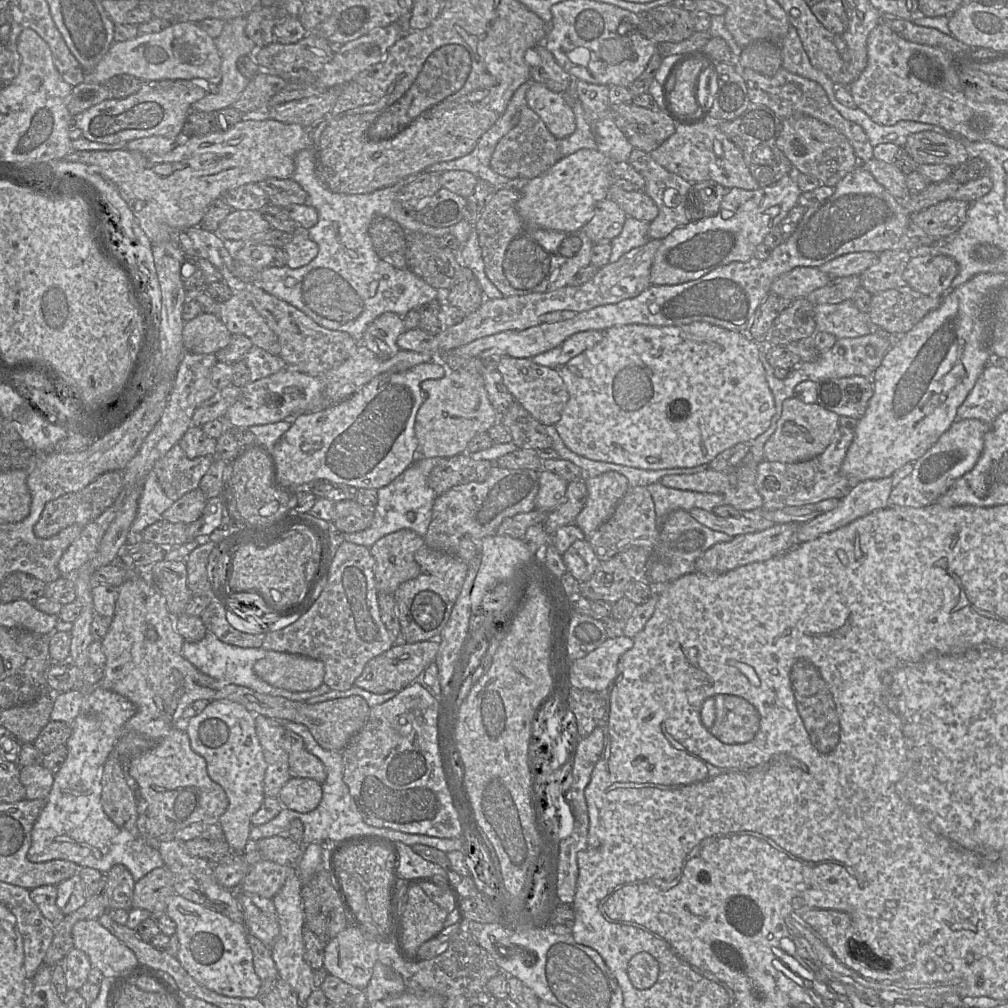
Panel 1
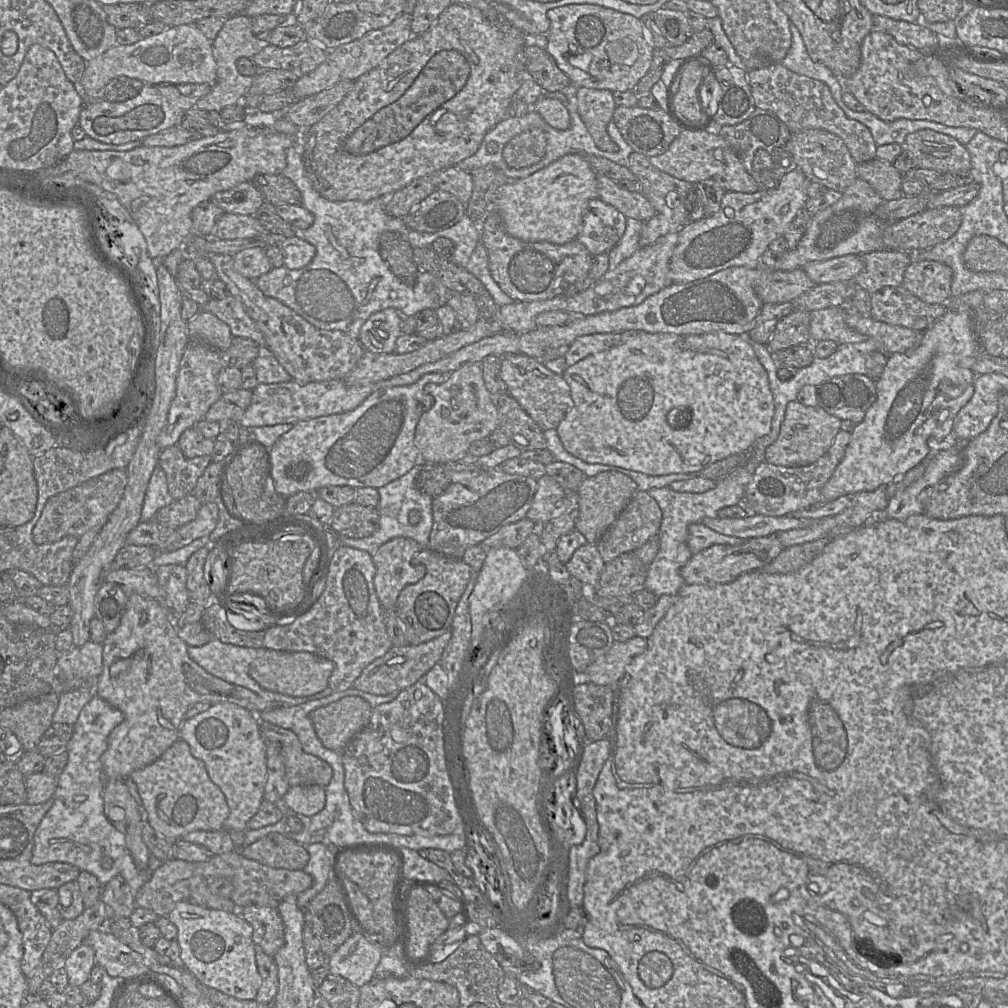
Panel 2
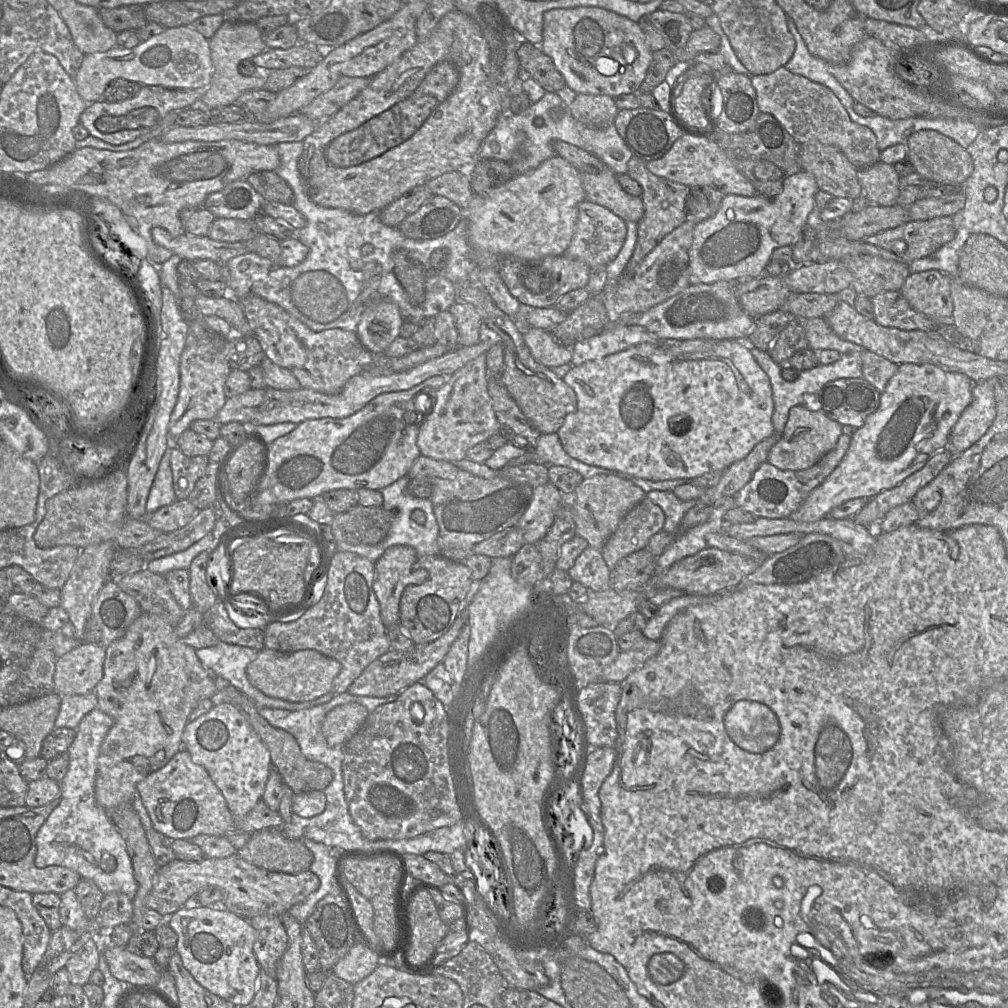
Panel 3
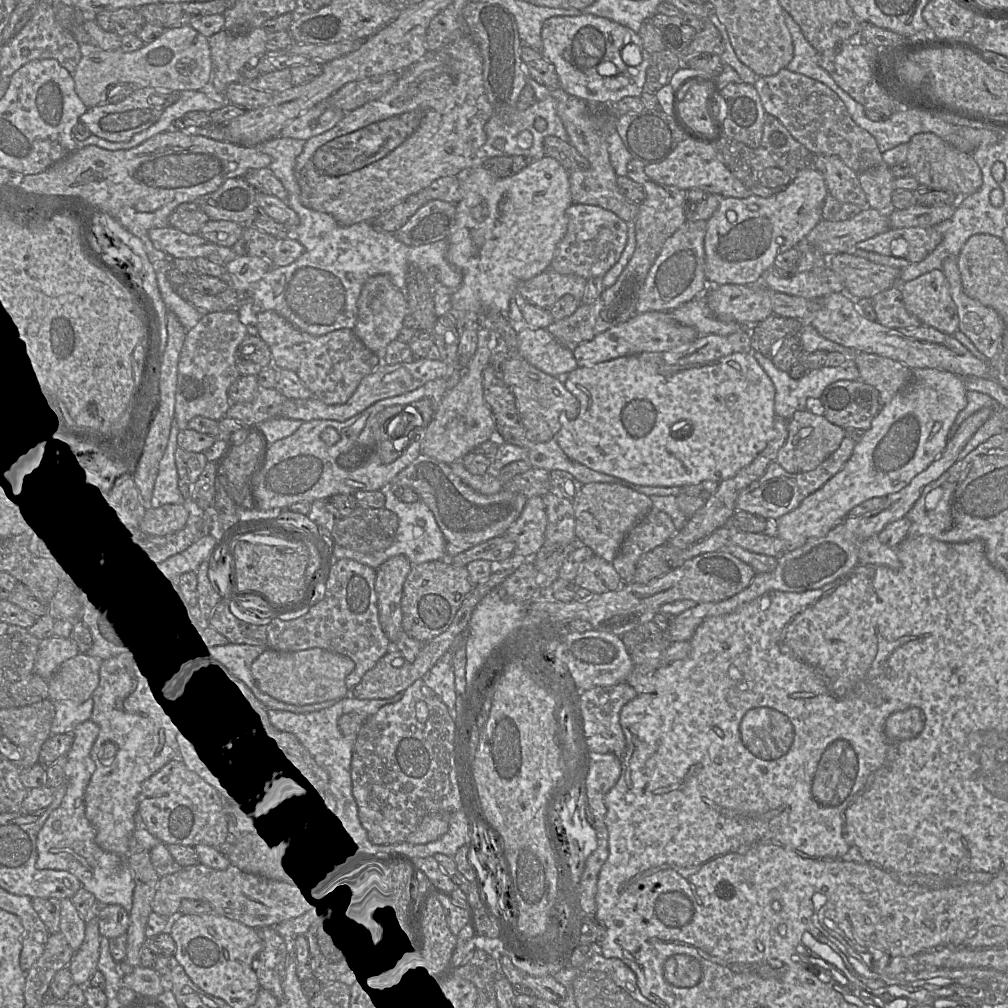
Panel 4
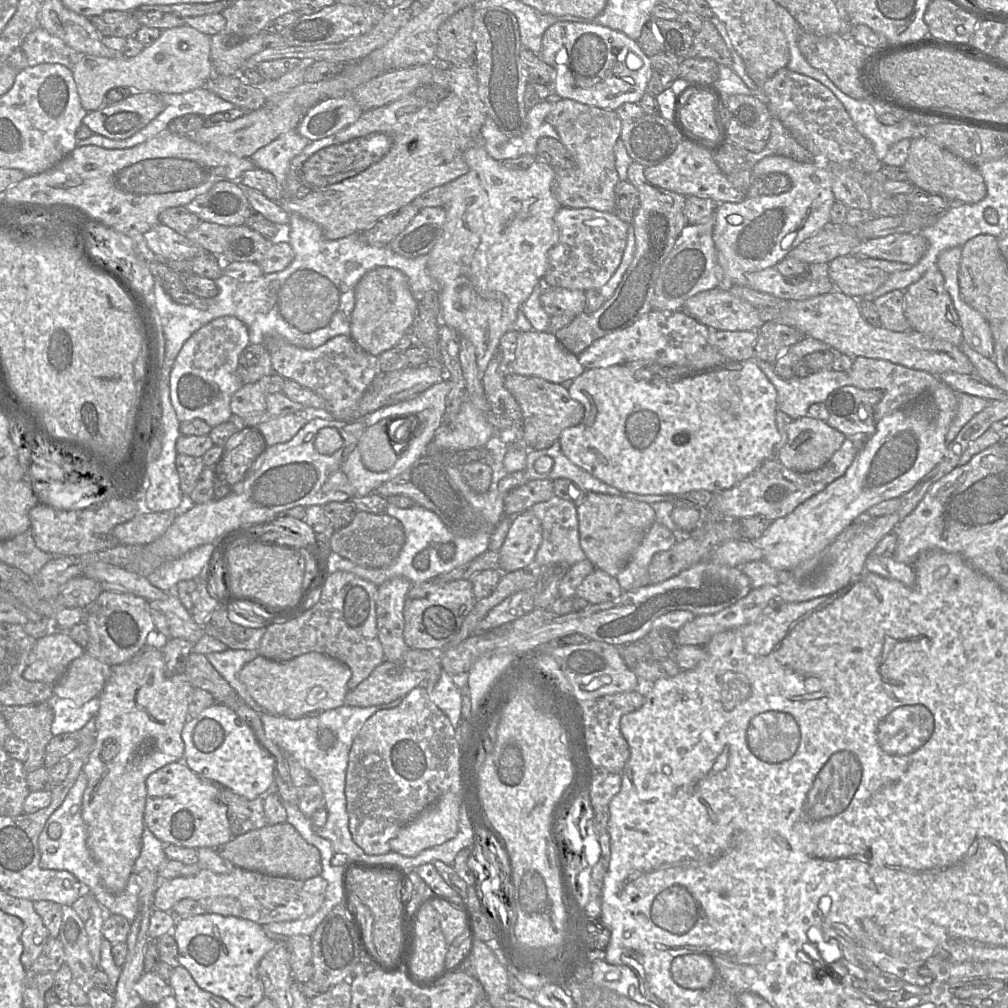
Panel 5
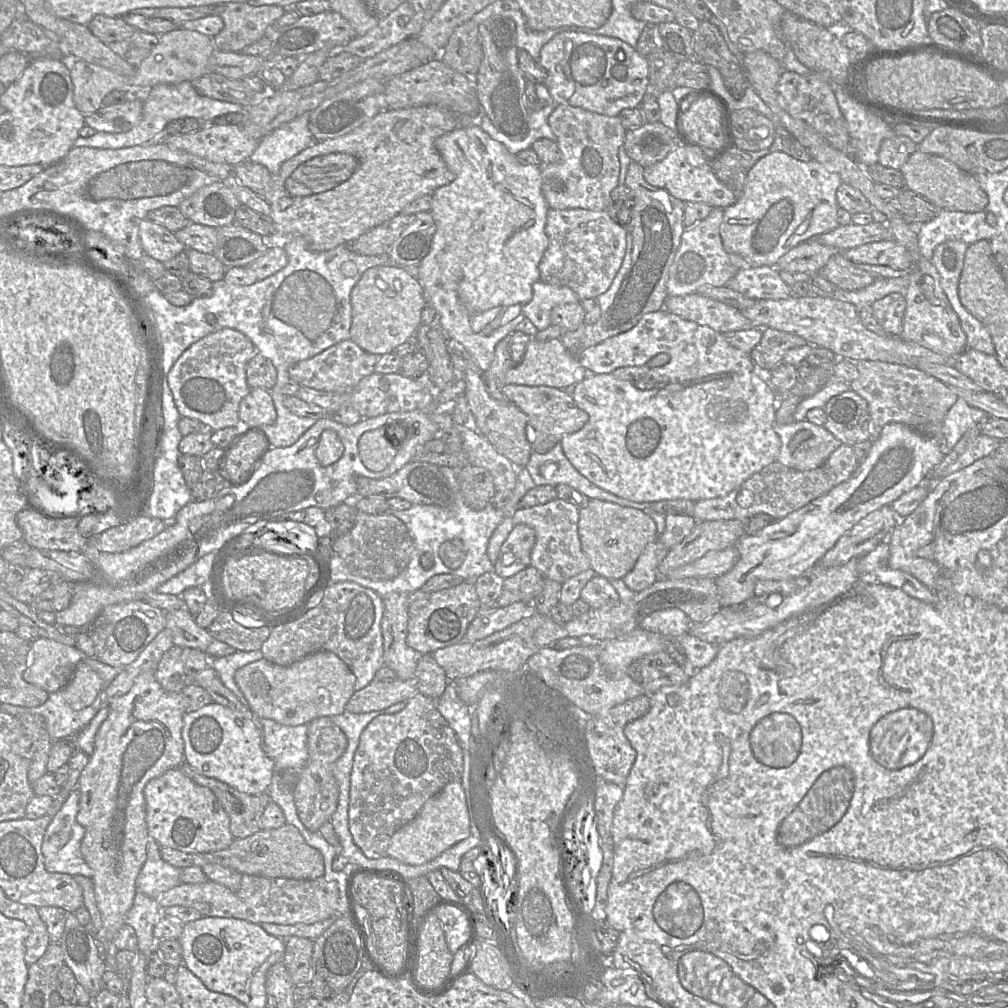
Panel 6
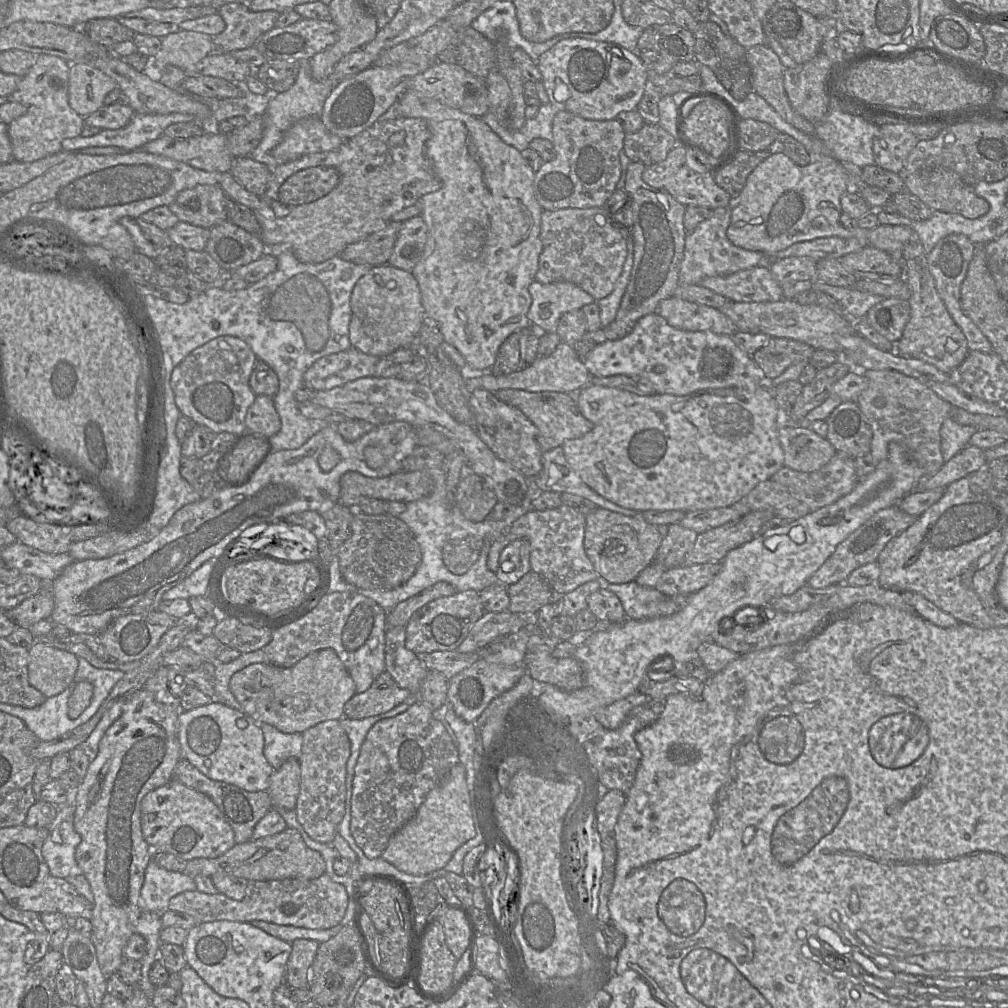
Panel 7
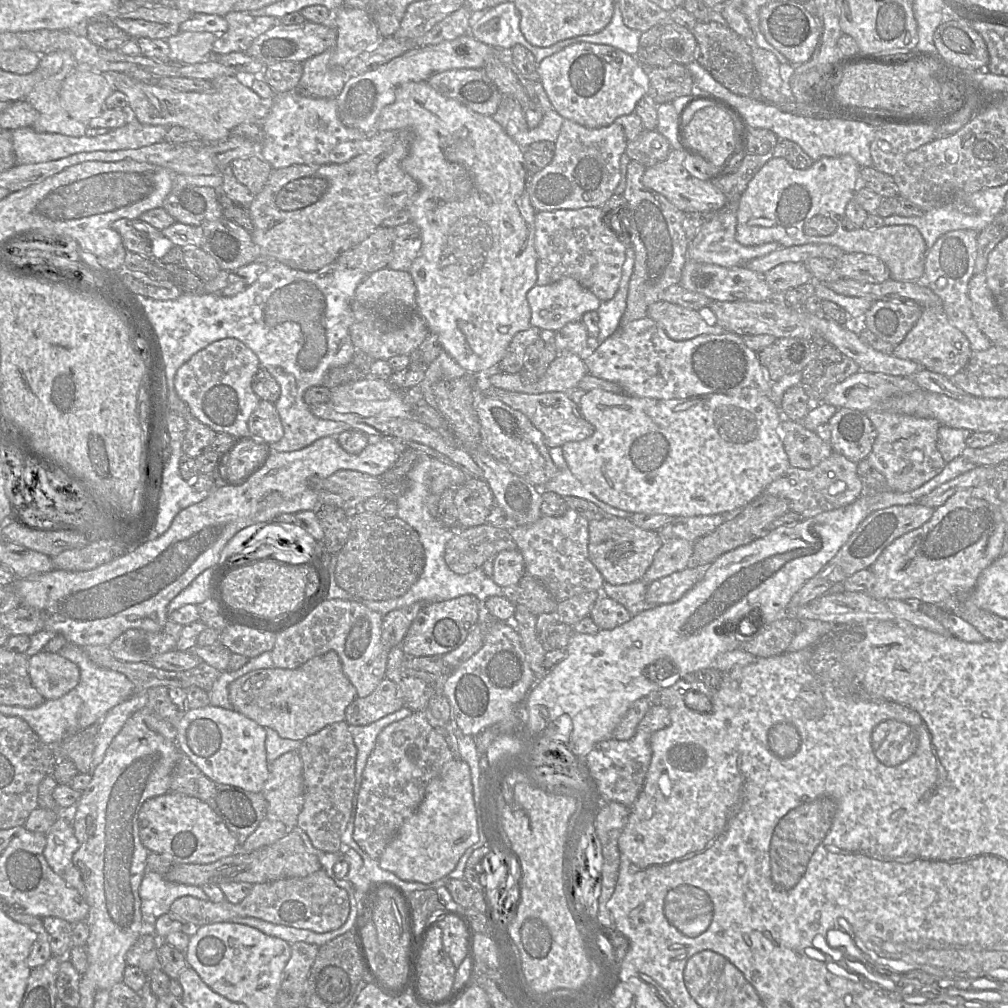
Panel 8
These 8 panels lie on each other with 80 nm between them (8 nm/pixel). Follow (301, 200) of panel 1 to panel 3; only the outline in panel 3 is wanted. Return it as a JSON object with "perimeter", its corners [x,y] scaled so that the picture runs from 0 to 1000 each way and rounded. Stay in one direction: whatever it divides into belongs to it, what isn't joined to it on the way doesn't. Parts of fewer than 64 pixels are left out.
{"perimeter":[[[273,170],[249,172],[244,176],[244,180],[260,194],[262,199],[291,201],[292,191],[289,186]]]}

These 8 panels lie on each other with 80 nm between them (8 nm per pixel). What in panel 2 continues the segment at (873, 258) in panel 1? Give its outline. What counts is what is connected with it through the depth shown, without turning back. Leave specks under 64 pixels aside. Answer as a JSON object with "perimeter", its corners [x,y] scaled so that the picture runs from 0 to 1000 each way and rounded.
{"perimeter":[[[843,252],[819,259],[806,260],[796,267],[809,283],[813,283],[826,280],[846,280],[856,265],[855,255]]]}

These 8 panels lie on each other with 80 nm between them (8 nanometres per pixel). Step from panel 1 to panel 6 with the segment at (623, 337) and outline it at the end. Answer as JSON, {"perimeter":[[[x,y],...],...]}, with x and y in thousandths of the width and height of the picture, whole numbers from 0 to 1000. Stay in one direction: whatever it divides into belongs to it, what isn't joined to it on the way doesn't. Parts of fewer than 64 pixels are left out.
{"perimeter":[[[748,369],[648,386],[633,386],[606,370],[584,370],[570,382],[567,394],[584,415],[574,428],[559,432],[561,452],[590,482],[628,498],[669,495],[692,498],[719,492],[770,457],[776,441],[770,429],[773,393]]]}

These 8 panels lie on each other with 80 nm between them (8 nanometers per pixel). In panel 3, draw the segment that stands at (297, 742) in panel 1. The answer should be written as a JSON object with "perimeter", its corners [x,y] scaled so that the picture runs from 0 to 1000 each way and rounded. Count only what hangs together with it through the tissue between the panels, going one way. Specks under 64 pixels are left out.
{"perimeter":[[[219,672],[213,673],[217,684],[215,695],[213,696],[229,697],[240,706],[251,724],[267,743],[270,760],[277,767],[284,780],[289,782],[292,787],[300,787],[310,784],[320,785],[327,778],[330,773],[328,762],[318,756],[305,753],[299,746],[299,743],[290,728],[268,719],[261,711],[258,710],[254,698],[237,684],[232,682],[226,675]]]}

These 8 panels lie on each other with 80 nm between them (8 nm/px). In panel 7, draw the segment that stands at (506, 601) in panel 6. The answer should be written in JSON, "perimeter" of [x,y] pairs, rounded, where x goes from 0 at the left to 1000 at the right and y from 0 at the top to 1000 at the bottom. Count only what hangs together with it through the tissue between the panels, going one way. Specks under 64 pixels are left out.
{"perimeter":[[[526,565],[513,578],[502,583],[508,608],[526,611],[542,599],[551,596],[551,590],[544,578]]]}

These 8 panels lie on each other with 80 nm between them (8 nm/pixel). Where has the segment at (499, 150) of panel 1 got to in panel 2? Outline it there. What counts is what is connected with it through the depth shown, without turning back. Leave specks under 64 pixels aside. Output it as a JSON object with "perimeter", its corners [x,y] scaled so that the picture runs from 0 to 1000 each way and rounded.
{"perimeter":[[[533,126],[524,128],[506,139],[499,147],[499,158],[510,168],[534,162],[542,152],[543,136]]]}

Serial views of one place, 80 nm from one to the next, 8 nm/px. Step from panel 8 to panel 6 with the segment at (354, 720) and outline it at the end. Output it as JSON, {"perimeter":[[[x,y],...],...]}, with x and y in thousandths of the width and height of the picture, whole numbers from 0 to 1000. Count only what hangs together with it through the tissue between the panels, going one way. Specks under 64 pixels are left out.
{"perimeter":[[[380,660],[364,681],[349,688],[342,705],[356,708],[383,703],[395,696],[405,695],[414,687],[412,671],[397,674],[389,664]]]}

